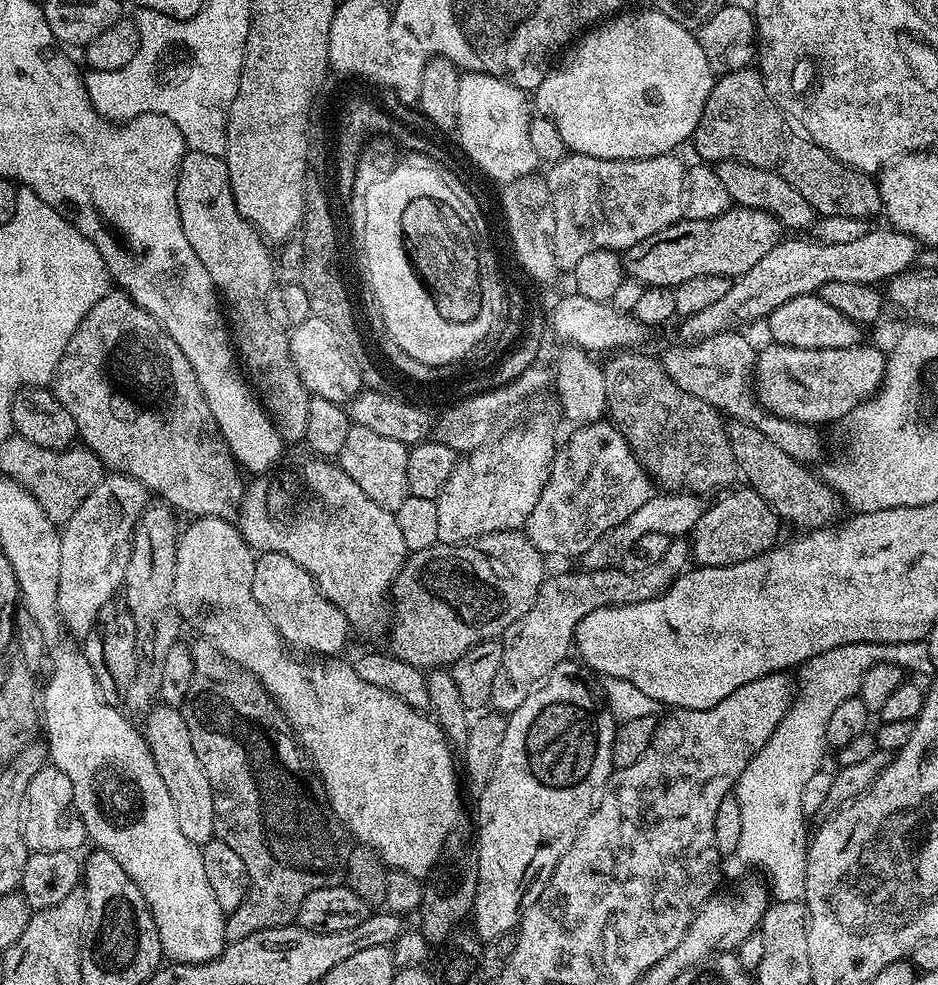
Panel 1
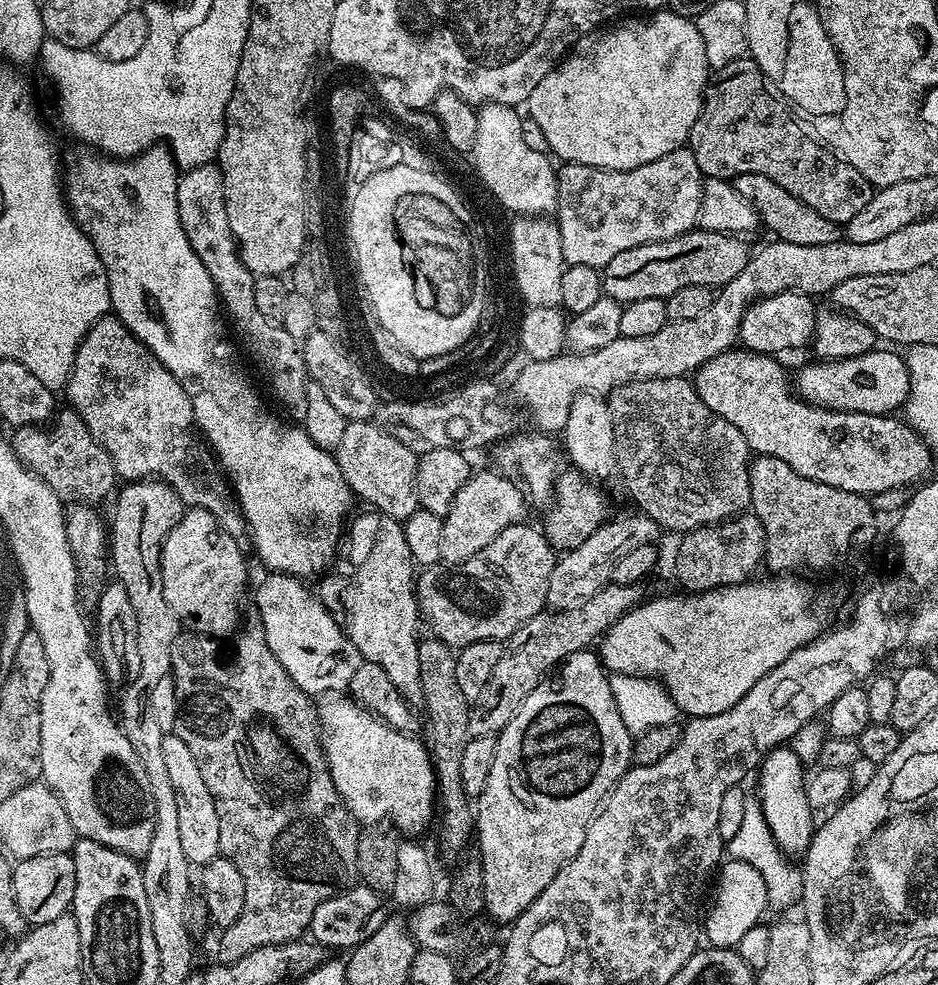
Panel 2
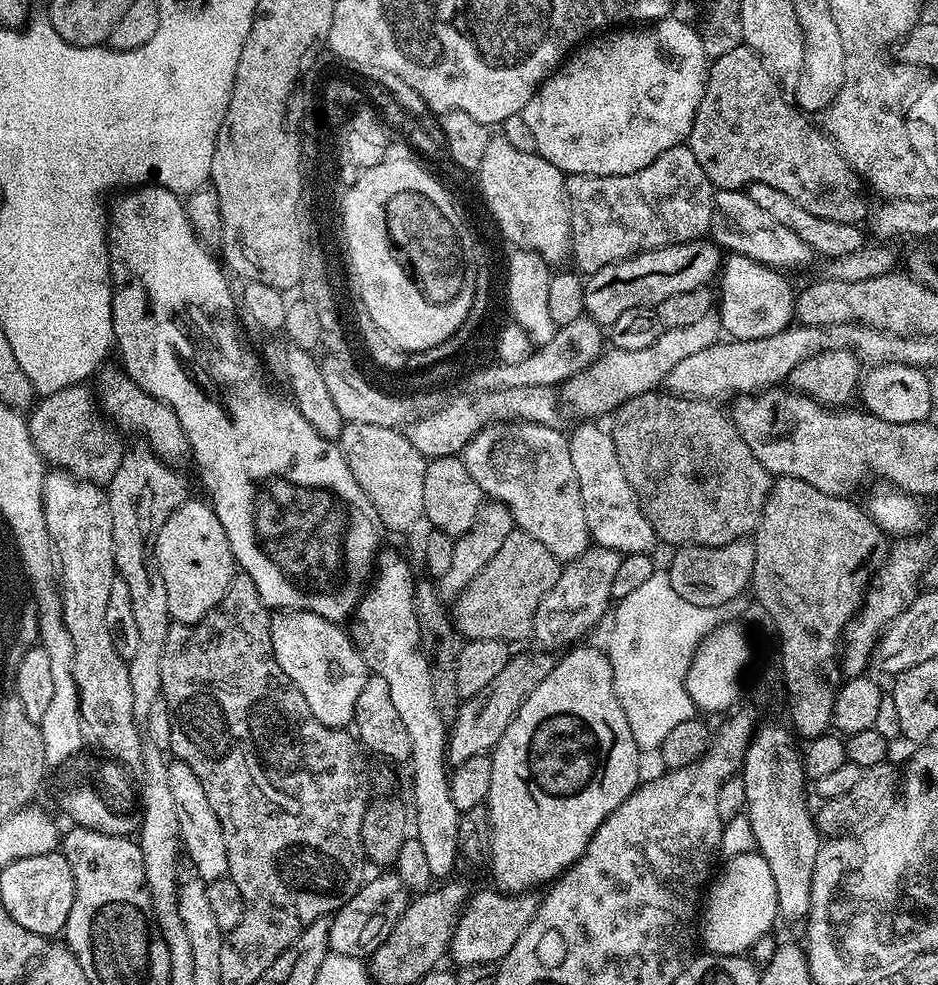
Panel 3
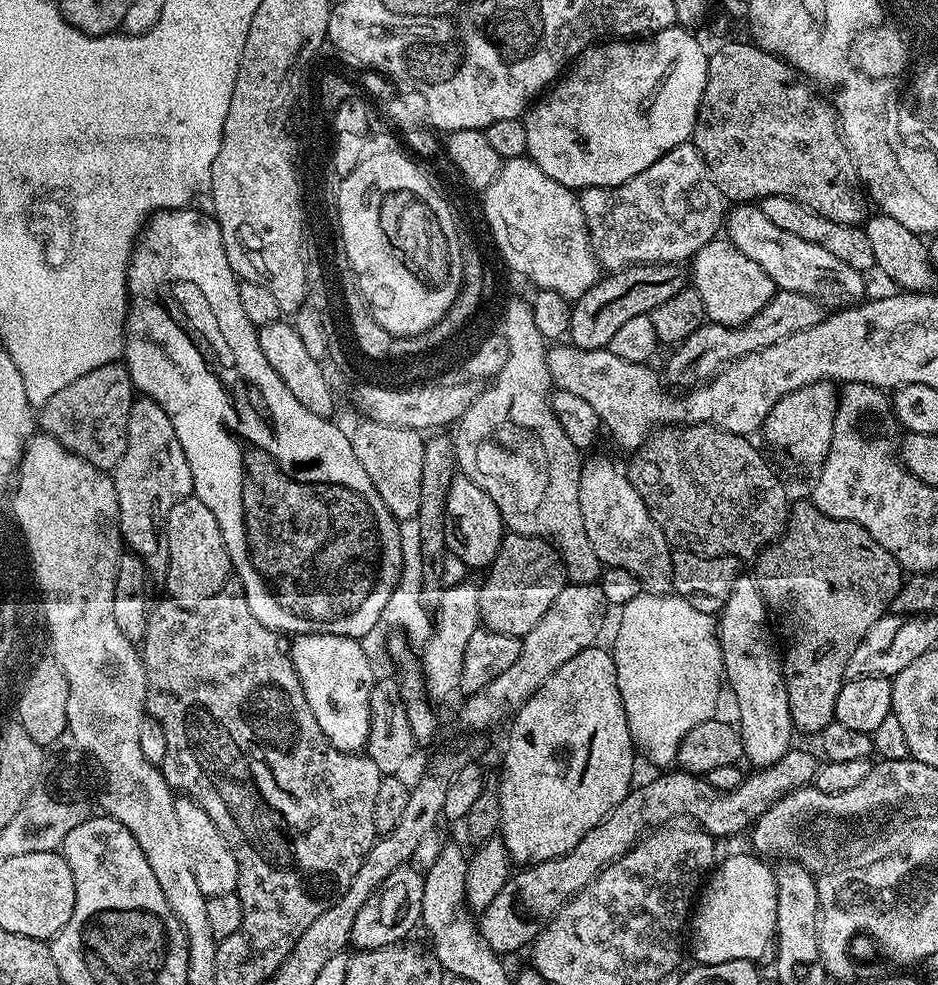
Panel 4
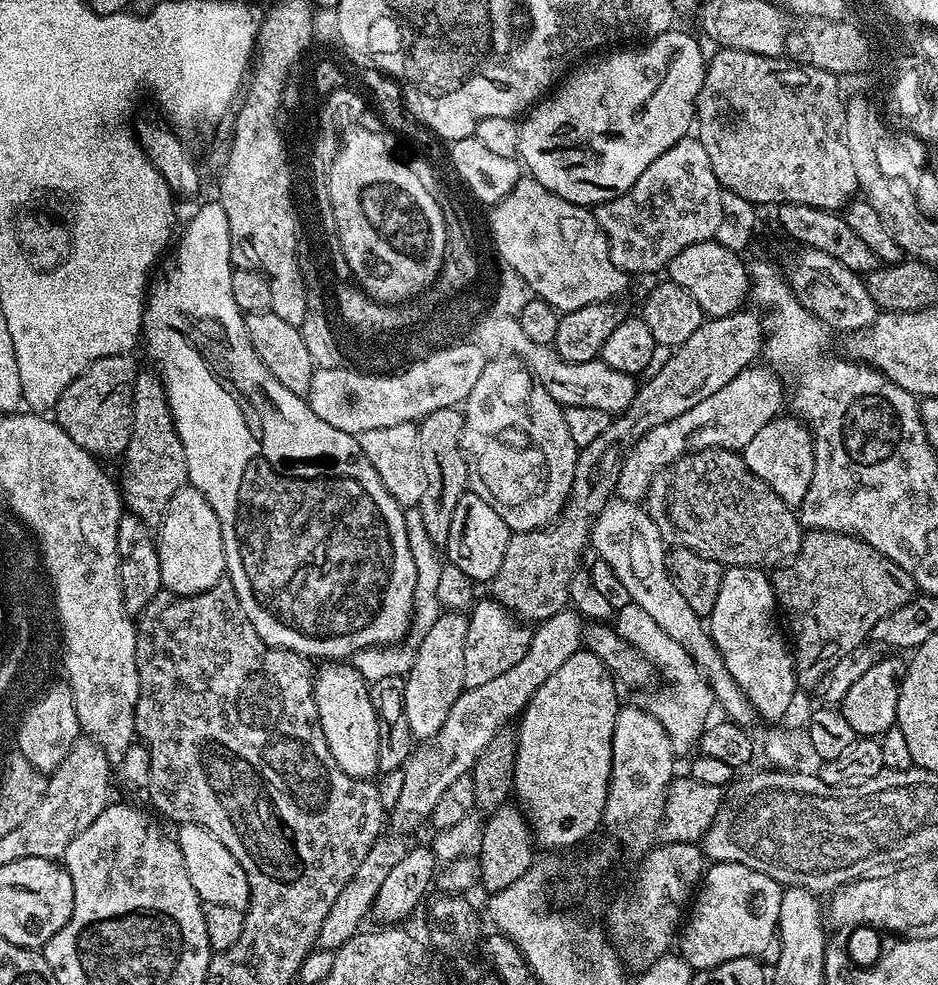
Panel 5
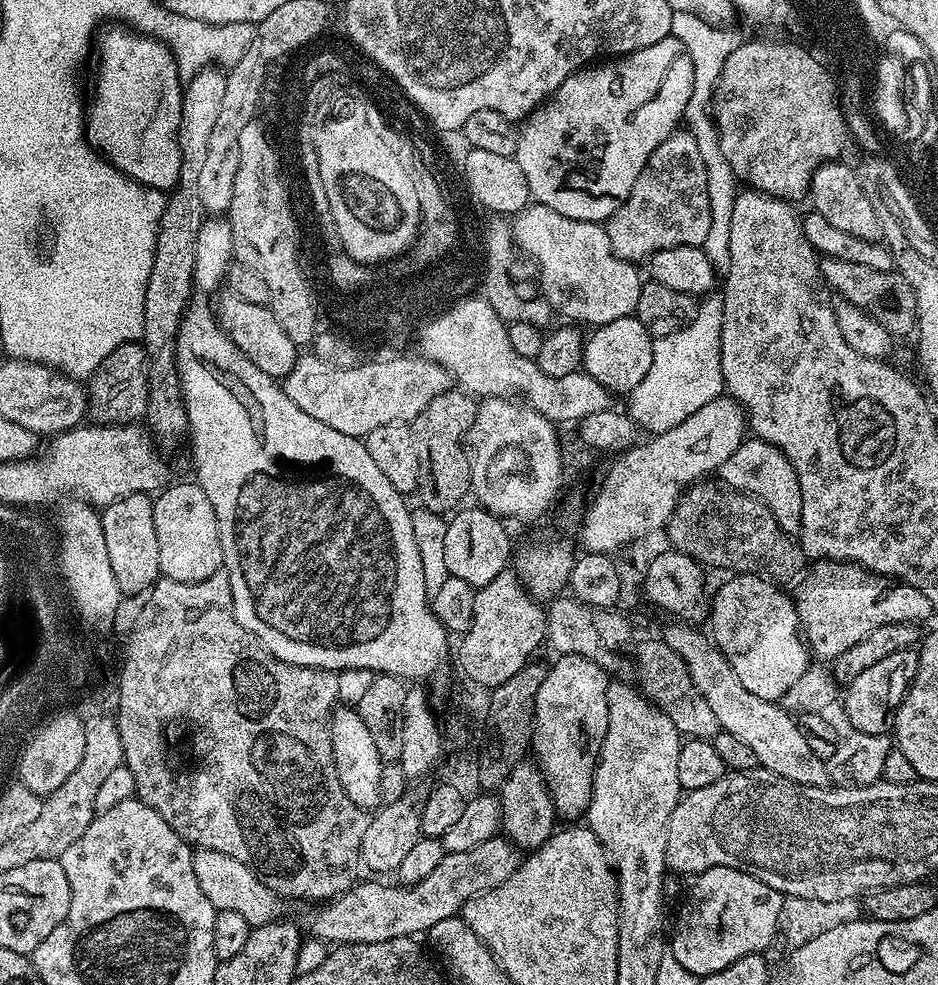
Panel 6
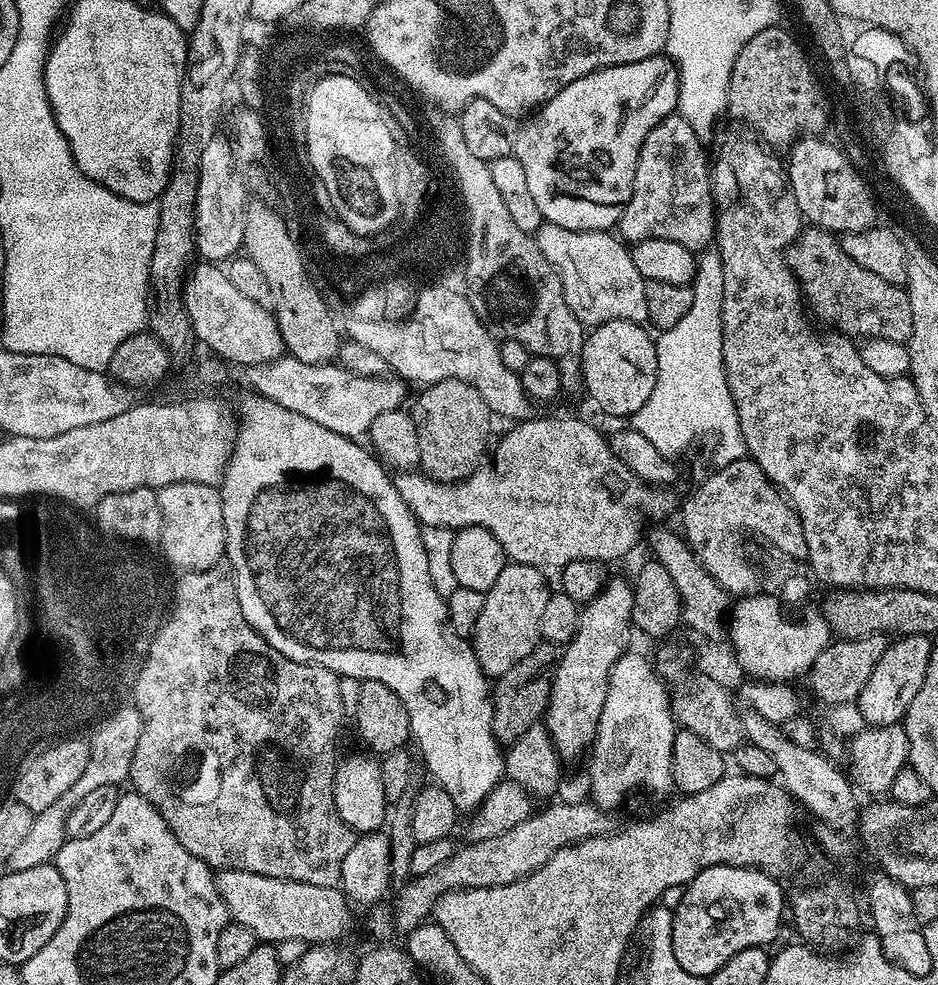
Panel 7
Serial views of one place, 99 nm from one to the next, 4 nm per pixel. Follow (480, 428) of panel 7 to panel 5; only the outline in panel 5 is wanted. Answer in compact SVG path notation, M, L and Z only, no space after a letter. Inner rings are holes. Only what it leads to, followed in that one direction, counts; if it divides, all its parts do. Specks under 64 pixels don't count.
M459 407L434 410L434 414L424 417L418 424L418 451L422 454L422 471L426 474L426 486L418 505L422 523L430 533L430 542L438 546L448 543L450 522L454 522L454 510L458 498L469 491L468 467L460 449L460 435L464 425L464 414Z

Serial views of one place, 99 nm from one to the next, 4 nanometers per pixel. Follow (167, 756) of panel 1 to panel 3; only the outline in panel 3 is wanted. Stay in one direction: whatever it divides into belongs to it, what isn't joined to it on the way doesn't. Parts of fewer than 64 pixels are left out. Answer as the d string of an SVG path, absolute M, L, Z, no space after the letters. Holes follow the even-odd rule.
M178 759L168 765L170 774L170 794L174 794L174 806L178 806L178 822L180 823L180 843L187 863L198 870L200 877L207 881L223 880L228 876L228 859L226 858L226 838L222 838L222 826L218 822L218 814L210 806L210 798L206 798L206 790L202 790L202 782L198 782L198 774L190 770Z

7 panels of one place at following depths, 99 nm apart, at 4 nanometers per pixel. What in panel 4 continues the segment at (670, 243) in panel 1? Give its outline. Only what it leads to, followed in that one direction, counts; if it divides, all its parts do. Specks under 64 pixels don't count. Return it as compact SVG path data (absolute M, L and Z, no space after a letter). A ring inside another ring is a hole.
M633 264L631 268L612 270L601 275L596 284L590 286L590 290L586 290L586 294L579 296L572 304L567 339L586 351L607 348L610 338L614 338L614 333L627 320L652 313L655 308L662 306L662 302L666 302L666 298L674 298L674 294L686 286L686 272L682 269L680 264Z

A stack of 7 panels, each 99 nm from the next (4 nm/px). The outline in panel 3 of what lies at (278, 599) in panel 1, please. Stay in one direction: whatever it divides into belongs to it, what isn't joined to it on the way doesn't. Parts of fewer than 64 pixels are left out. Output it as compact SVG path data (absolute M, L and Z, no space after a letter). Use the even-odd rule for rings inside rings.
M280 610L272 616L270 638L278 666L302 690L306 706L327 728L347 729L354 721L354 706L370 675L362 654L339 623L313 612Z

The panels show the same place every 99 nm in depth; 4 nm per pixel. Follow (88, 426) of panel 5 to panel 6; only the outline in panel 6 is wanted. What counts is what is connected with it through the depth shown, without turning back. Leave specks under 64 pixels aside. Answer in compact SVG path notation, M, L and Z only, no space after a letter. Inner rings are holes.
M143 343L118 346L94 370L86 384L87 415L97 424L134 424L145 419L148 410L148 355Z

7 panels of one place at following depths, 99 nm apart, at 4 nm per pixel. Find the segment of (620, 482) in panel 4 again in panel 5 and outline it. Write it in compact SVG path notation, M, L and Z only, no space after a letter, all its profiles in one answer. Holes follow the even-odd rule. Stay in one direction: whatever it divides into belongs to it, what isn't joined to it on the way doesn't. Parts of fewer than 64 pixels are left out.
M609 500L601 512L596 513L592 522L590 548L591 551L596 551L595 555L599 559L606 562L606 566L610 566L610 570L614 570L614 574L618 574L629 601L640 606L670 638L674 638L674 642L678 642L678 646L682 646L682 650L686 650L686 654L690 654L697 670L704 675L704 681L710 686L712 699L718 705L719 711L721 708L731 723L751 725L754 713L750 702L738 690L734 678L730 678L730 670L726 670L726 662L722 662L722 654L718 646L714 646L705 621L698 614L694 614L694 610L690 610L686 598L678 594L678 588L674 586L666 570L666 545L648 511L639 503L630 500Z

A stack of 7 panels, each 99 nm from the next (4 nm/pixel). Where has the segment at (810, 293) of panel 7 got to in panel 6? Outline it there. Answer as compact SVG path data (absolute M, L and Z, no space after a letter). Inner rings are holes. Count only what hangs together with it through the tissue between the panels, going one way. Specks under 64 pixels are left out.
M824 258L819 261L818 272L830 287L836 288L841 301L858 306L874 317L893 337L900 338L913 331L916 326L916 299L912 289L893 270L870 270L870 266L858 266L858 262L842 262L838 258Z

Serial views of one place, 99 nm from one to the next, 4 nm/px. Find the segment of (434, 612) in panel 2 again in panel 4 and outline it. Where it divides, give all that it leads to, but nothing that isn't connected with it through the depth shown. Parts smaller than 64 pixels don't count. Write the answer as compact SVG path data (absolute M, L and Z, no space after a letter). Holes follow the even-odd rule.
M508 532L500 544L500 553L496 560L487 569L484 582L479 585L480 597L478 598L478 610L480 611L480 623L485 628L498 634L510 634L523 638L542 622L542 614L550 610L550 602L558 598L558 594L564 589L566 573L564 564L560 560L560 554L548 541L537 536L523 536L517 532Z

